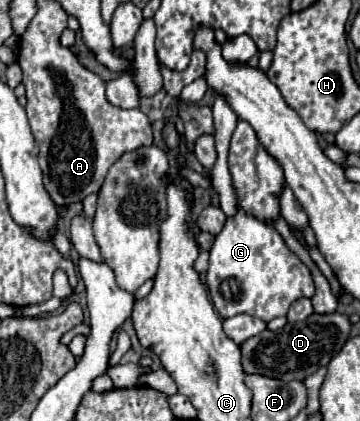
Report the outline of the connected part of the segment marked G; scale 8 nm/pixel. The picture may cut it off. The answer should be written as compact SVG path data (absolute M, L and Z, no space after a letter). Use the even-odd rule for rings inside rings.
M242 209L234 217L226 219L224 229L216 235L216 239L212 243L208 271L206 271L206 285L208 285L210 297L214 301L214 309L224 319L240 315L240 313L248 313L262 321L270 321L274 317L286 315L292 301L296 301L300 297L312 299L314 291L316 291L310 269L288 249L282 235L272 225L248 215Z

